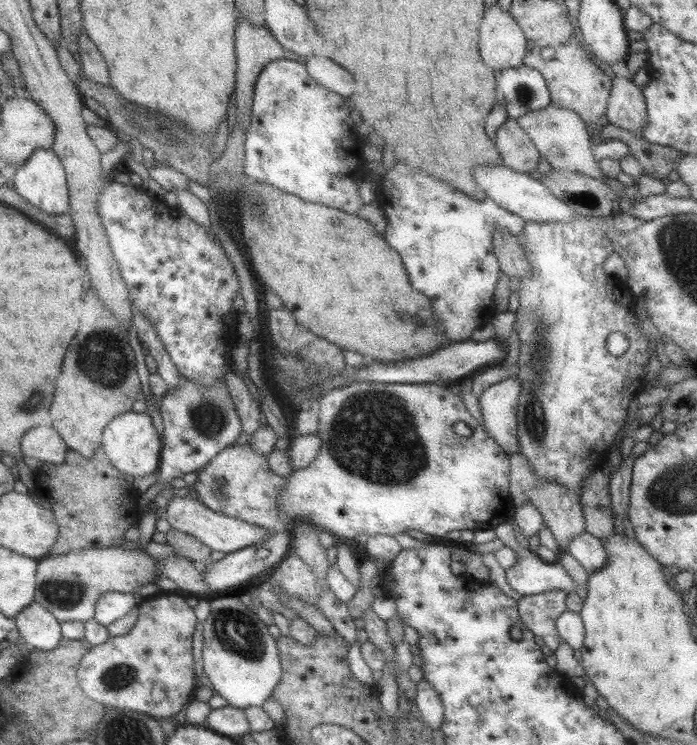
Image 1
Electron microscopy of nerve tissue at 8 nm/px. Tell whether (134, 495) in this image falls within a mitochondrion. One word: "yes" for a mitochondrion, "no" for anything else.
no

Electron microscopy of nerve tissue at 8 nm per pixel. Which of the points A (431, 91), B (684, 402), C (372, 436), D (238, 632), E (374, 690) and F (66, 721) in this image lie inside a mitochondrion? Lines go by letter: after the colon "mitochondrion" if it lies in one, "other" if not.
A: other
B: other
C: mitochondrion
D: mitochondrion
E: other
F: other

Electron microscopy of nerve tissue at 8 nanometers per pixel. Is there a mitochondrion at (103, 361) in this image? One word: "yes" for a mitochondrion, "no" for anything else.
yes

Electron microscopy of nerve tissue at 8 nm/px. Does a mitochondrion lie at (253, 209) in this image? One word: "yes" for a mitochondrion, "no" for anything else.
yes

